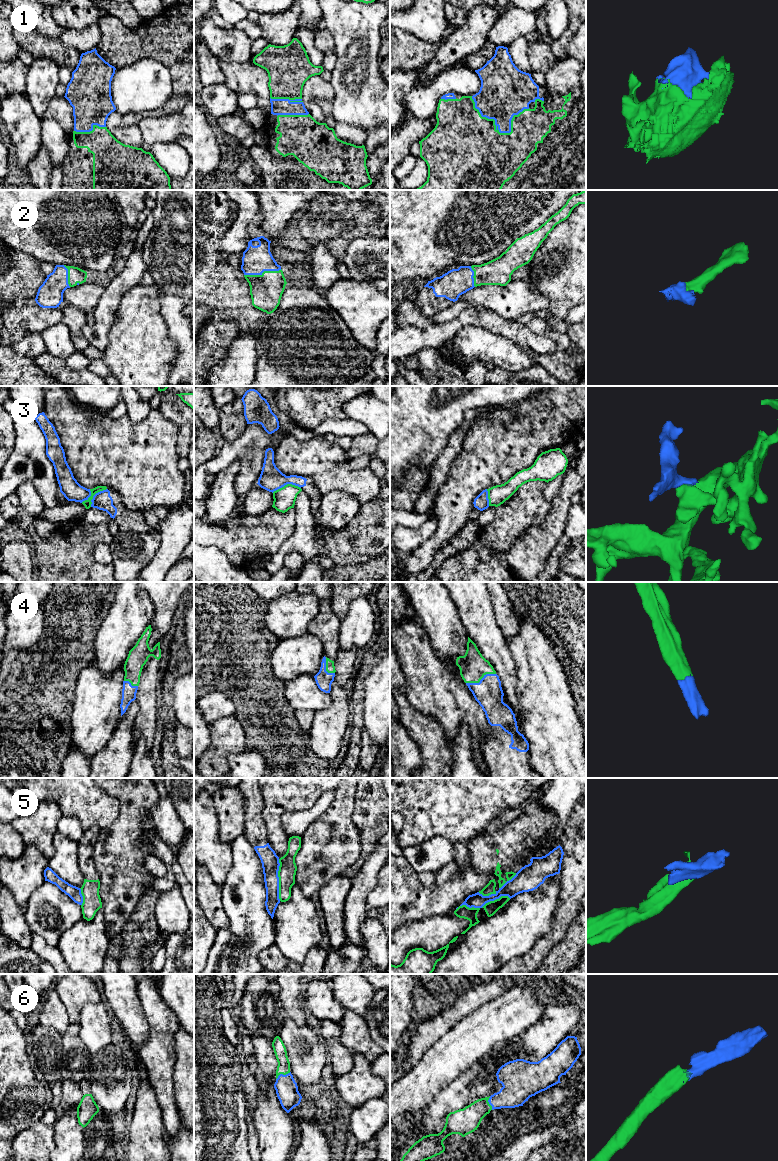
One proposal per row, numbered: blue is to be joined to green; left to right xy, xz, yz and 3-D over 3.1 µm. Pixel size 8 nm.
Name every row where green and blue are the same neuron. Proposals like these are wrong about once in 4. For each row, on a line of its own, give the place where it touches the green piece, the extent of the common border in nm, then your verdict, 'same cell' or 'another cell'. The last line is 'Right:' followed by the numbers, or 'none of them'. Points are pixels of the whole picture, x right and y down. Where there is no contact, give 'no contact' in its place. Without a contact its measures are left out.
1: meets green in yz at (498, 131); contact 480 nm long; same cell
2: meets green in xz at (263, 272); contact 300 nm long; same cell
3: meets green in xy at (93, 495); contact 240 nm long; another cell
4: meets green in yz at (480, 679); contact 260 nm long; same cell
5: meets green in xz at (279, 880); contact 340 nm long; another cell
6: meets green in xz at (282, 1073); contact 130 nm long; same cell
Right: 1, 2, 4, 6

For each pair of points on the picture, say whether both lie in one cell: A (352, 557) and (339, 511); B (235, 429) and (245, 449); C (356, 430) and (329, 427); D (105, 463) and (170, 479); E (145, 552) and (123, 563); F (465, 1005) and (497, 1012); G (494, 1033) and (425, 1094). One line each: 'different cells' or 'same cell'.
A: different cells
B: different cells
C: same cell
D: same cell
E: same cell
F: different cells
G: same cell

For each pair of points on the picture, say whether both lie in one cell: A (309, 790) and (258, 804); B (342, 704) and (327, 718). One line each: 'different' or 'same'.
A: different
B: same

